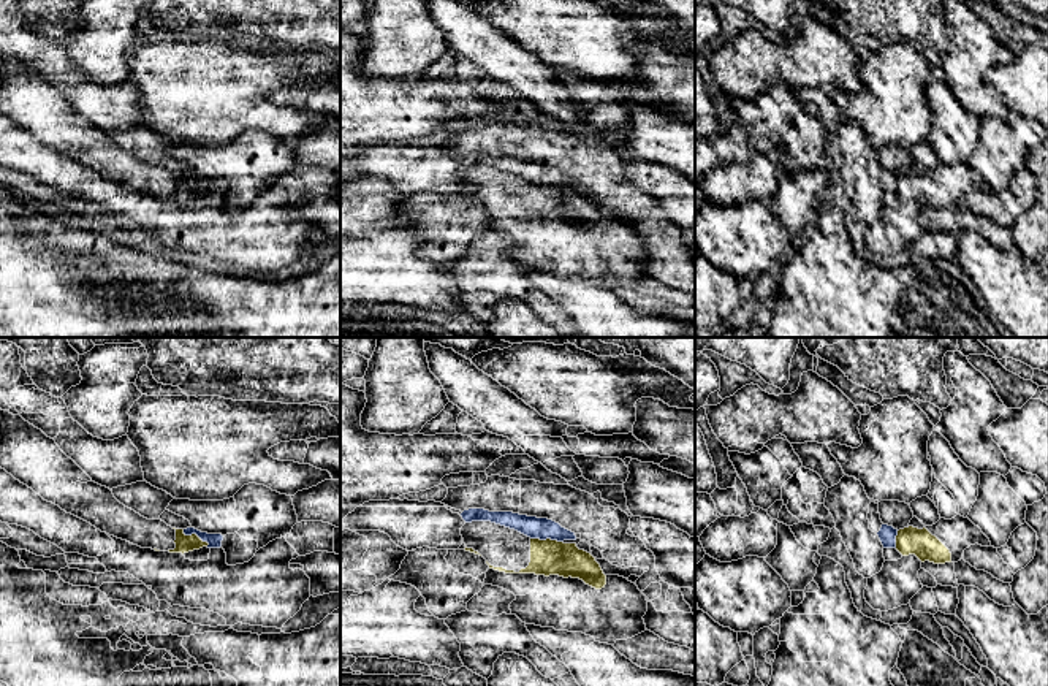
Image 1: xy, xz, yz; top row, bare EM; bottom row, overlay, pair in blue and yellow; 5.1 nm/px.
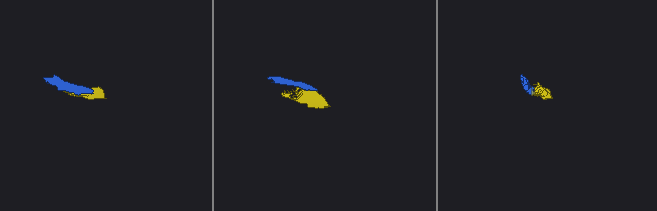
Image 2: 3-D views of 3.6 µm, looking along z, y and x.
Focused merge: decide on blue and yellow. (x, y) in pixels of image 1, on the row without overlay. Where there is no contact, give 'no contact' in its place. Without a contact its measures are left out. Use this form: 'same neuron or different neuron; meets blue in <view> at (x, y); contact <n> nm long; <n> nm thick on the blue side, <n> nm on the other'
different neuron; meets blue in xz at (546, 182); contact 170 nm long; 110 nm thick on the blue side, 180 nm on the other

